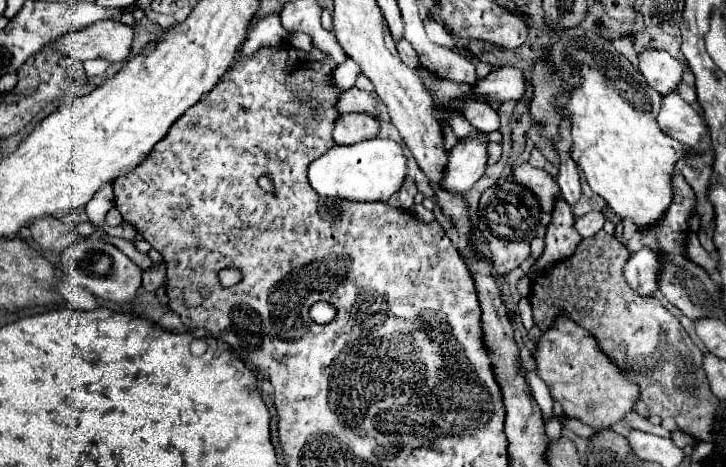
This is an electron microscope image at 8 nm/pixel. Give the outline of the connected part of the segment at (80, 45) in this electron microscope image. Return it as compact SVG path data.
M116 19L92 23L90 27L66 33L52 43L54 51L60 51L76 61L104 59L110 63L124 61L132 45L132 27L122 25Z

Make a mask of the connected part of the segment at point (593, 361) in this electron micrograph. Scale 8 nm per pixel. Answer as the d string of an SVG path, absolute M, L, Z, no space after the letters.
M568 317L556 319L556 325L542 333L536 349L536 363L536 373L548 385L552 399L564 407L566 417L576 417L596 429L612 427L622 421L640 397L638 385L616 369L614 361L602 353L592 333L576 327L576 323L568 321Z

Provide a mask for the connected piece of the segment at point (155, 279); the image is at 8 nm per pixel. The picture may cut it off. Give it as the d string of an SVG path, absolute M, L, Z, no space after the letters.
M146 271L146 273L142 273L142 289L156 291L160 287L162 279L164 279L164 275L160 271Z

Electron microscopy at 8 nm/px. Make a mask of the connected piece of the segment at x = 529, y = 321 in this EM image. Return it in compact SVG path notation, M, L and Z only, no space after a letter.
M522 297L520 299L518 303L518 309L519 309L520 317L522 319L524 327L527 330L530 330L534 325L534 321L533 321L530 302L527 297Z

